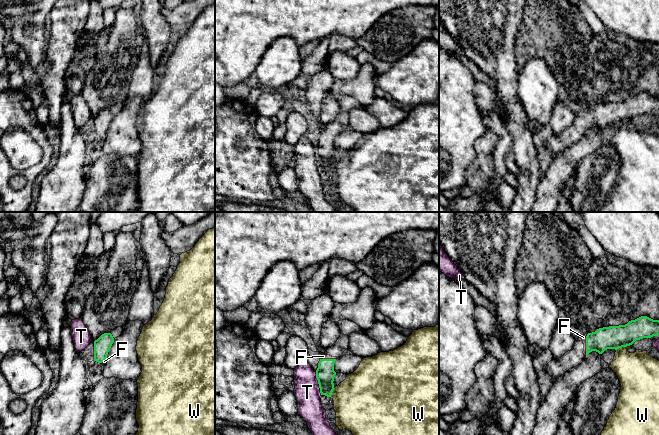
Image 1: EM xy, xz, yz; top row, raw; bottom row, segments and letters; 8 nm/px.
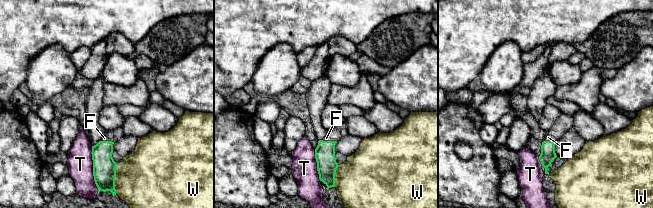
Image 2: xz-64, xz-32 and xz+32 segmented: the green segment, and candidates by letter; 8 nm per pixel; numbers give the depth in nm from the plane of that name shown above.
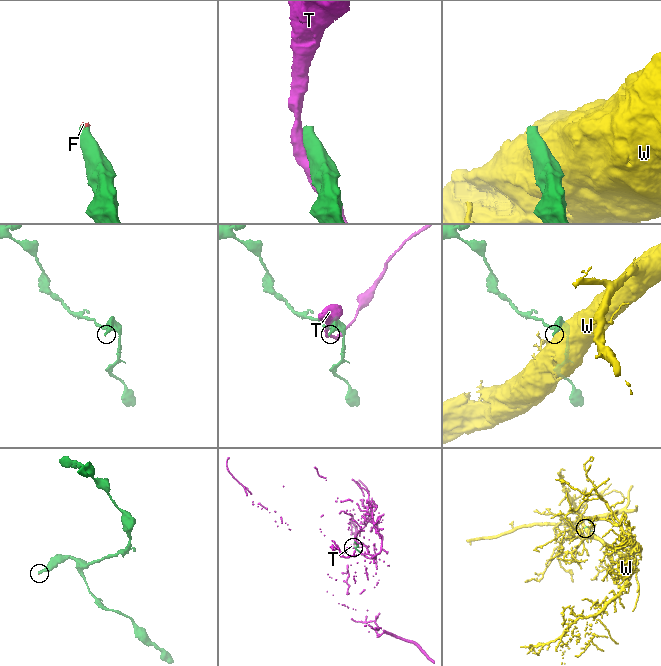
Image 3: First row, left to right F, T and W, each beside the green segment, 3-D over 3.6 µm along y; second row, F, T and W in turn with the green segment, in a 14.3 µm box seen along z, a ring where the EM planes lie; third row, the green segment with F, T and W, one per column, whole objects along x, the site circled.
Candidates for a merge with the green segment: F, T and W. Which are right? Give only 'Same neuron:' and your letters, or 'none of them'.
Same neuron: F

